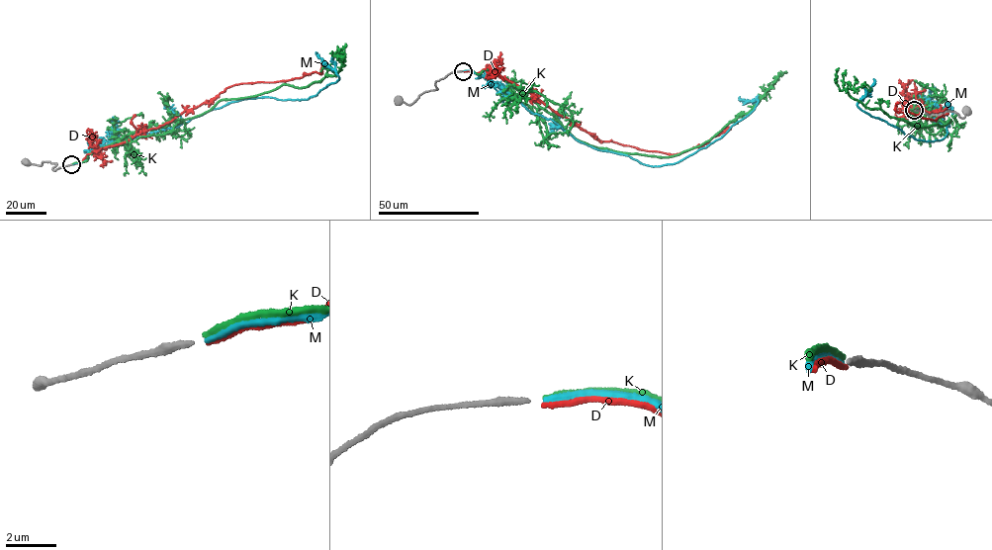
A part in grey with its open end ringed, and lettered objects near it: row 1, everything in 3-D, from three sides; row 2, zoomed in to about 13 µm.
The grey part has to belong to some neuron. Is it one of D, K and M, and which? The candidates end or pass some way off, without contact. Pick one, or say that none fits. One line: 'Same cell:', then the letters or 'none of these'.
Same cell: M

